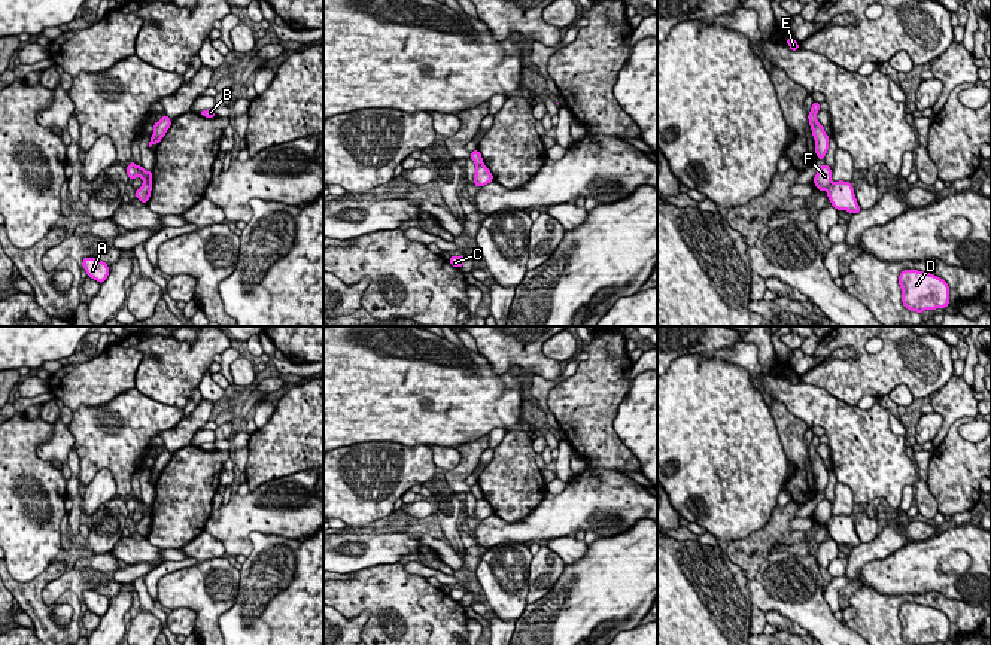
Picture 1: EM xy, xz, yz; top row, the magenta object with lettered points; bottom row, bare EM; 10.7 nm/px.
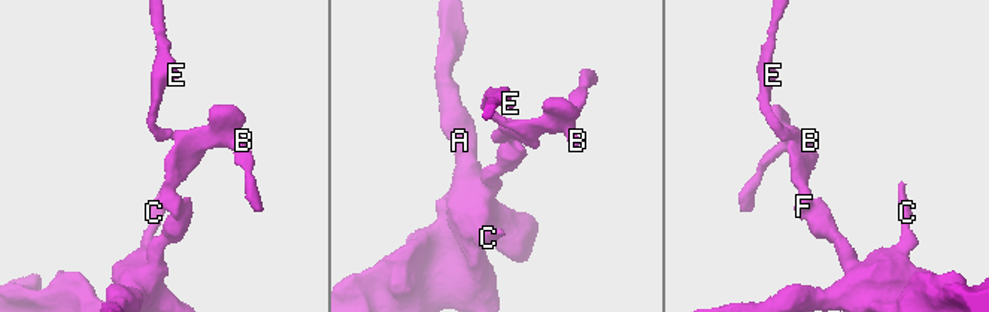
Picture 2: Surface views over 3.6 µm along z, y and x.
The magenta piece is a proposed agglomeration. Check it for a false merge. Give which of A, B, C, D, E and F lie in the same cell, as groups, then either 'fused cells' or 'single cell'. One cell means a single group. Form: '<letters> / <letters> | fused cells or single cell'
A C D / B E F | fused cells

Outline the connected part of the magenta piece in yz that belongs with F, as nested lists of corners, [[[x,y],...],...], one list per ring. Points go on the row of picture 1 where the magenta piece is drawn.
[[[823,164],[814,177],[815,186],[823,192],[827,191],[829,185],[832,183],[832,168]]]

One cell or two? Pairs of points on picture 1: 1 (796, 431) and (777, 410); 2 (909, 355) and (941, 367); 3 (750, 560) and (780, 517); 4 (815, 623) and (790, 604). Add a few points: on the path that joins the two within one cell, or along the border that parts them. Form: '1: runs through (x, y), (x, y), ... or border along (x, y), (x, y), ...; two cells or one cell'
1: runs through (792, 426), (781, 414); one cell
2: runs through (917, 361), (933, 367); one cell
3: runs through (757, 550), (778, 528); one cell
4: runs through (809, 617), (796, 604); one cell

